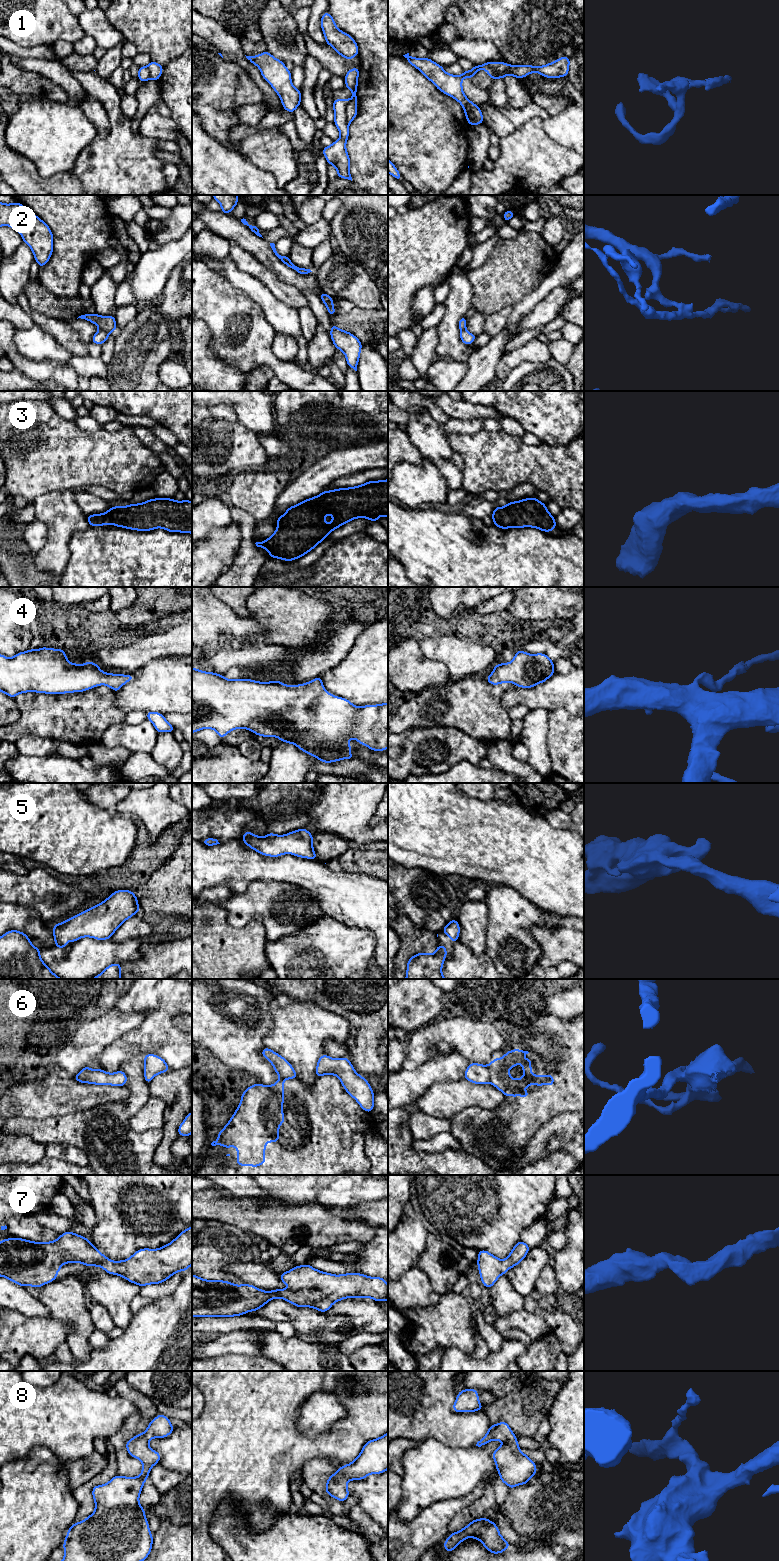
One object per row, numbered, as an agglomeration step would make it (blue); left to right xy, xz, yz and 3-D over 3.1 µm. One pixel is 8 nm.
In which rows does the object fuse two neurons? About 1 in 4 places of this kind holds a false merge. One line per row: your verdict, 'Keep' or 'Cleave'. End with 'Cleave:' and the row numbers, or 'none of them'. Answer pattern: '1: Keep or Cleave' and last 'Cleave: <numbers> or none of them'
1: Cleave
2: Cleave
3: Keep
4: Keep
5: Keep
6: Cleave
7: Keep
8: Keep
Cleave: 1, 2, 6

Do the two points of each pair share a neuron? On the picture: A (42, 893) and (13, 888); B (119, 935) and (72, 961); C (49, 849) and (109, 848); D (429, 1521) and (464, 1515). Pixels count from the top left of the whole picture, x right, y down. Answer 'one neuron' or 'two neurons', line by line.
A: one neuron
B: two neurons
C: one neuron
D: two neurons

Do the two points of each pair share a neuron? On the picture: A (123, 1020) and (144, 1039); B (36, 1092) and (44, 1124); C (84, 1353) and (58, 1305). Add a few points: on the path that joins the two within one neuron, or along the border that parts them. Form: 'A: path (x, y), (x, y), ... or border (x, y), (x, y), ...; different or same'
A: border (145, 1014), (135, 1028), (113, 1042); different
B: border (53, 1116), (41, 1119); different
C: path (79, 1341), (79, 1325), (70, 1316); same

